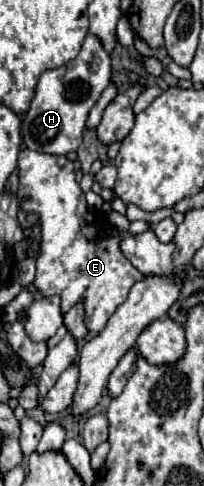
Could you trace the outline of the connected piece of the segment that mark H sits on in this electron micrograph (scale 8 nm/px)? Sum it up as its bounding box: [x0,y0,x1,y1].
[21,33,111,155]

